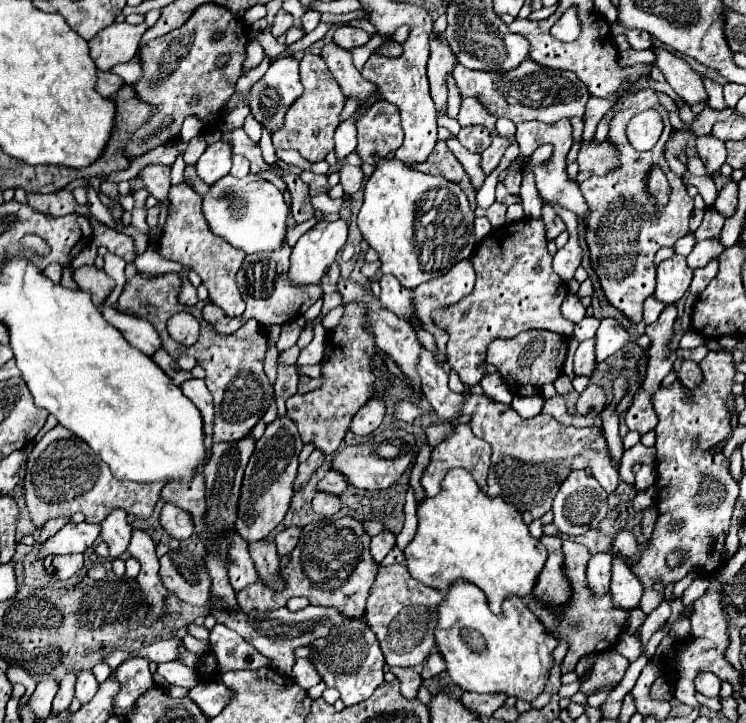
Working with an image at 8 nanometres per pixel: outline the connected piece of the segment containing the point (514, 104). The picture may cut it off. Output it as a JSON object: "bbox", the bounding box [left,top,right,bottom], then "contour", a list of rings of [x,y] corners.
{"bbox":[453,58,589,124],"contour":[[[525,58],[517,68],[509,72],[483,72],[469,68],[455,68],[453,78],[461,90],[461,96],[479,98],[493,116],[507,116],[515,124],[527,120],[539,122],[557,122],[559,118],[583,118],[585,104],[589,100],[587,86],[567,70],[553,70],[539,66],[535,60]]]}

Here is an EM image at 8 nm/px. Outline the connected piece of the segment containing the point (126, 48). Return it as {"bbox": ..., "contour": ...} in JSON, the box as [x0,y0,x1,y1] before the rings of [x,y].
{"bbox":[87,22,149,70],"contour":[[[127,22],[119,24],[111,24],[107,28],[103,28],[97,36],[93,36],[87,44],[89,44],[89,54],[93,58],[93,62],[97,64],[99,70],[109,70],[121,62],[129,62],[137,50],[139,50],[139,42],[141,36],[145,34],[149,26],[137,24],[131,26]]]}

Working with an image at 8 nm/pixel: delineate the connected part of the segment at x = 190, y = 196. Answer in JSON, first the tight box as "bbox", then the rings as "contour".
{"bbox":[159,184,245,318],"contour":[[[187,184],[171,186],[169,202],[171,202],[171,214],[167,216],[163,234],[159,238],[159,254],[167,256],[167,260],[179,262],[181,266],[195,270],[209,290],[209,300],[217,304],[225,312],[225,316],[229,318],[241,316],[245,312],[245,302],[241,300],[239,288],[235,284],[235,274],[243,264],[245,258],[243,250],[235,250],[231,244],[211,234],[201,212],[201,196],[191,186]]]}

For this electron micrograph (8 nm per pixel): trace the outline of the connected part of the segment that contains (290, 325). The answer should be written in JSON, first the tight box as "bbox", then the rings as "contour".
{"bbox":[277,318,305,352],"contour":[[[297,318],[287,322],[287,326],[281,326],[281,334],[279,334],[279,342],[277,342],[277,352],[283,352],[289,348],[289,344],[295,344],[299,338],[299,332],[305,326],[305,318]]]}

